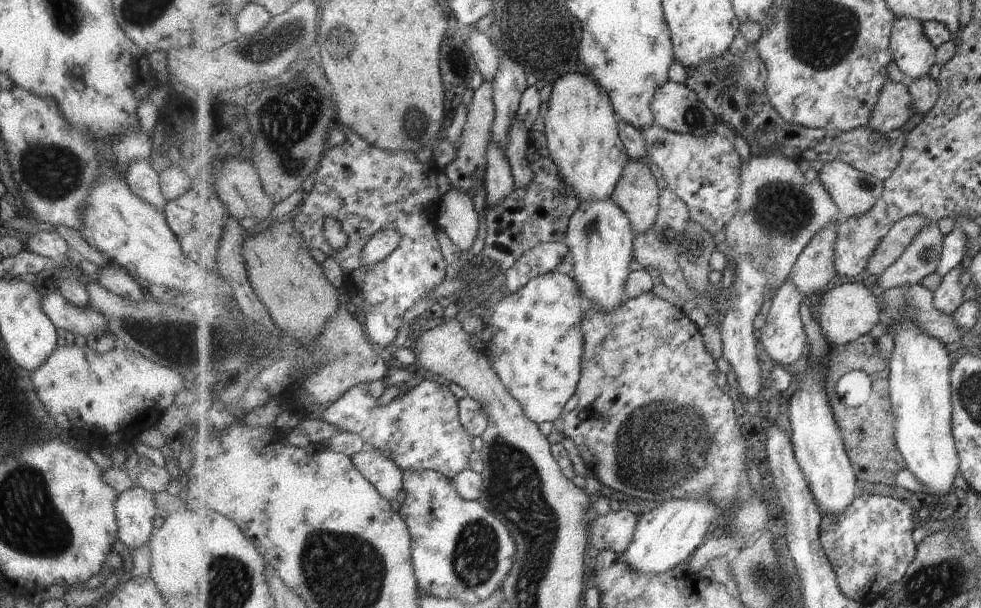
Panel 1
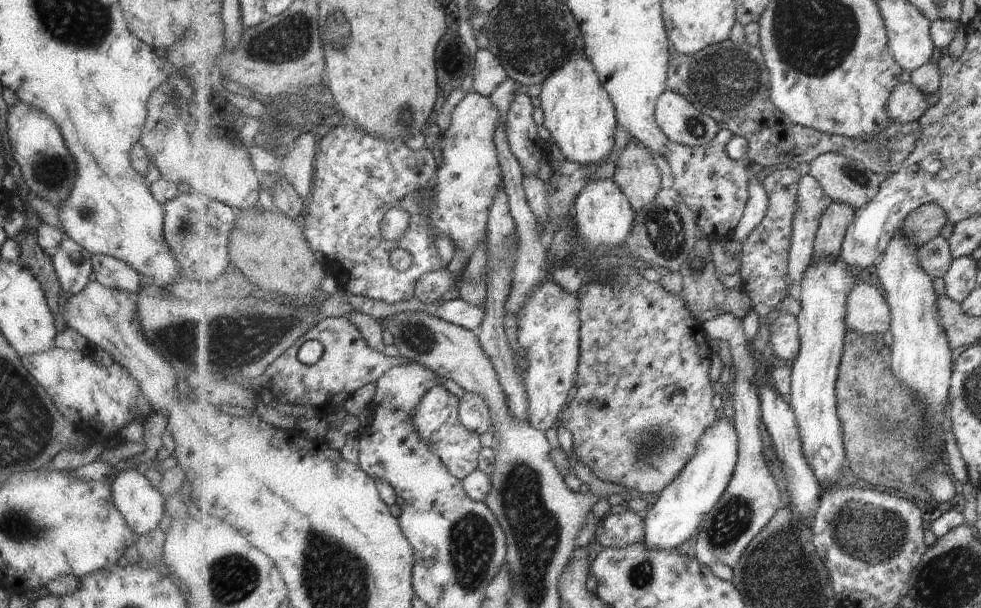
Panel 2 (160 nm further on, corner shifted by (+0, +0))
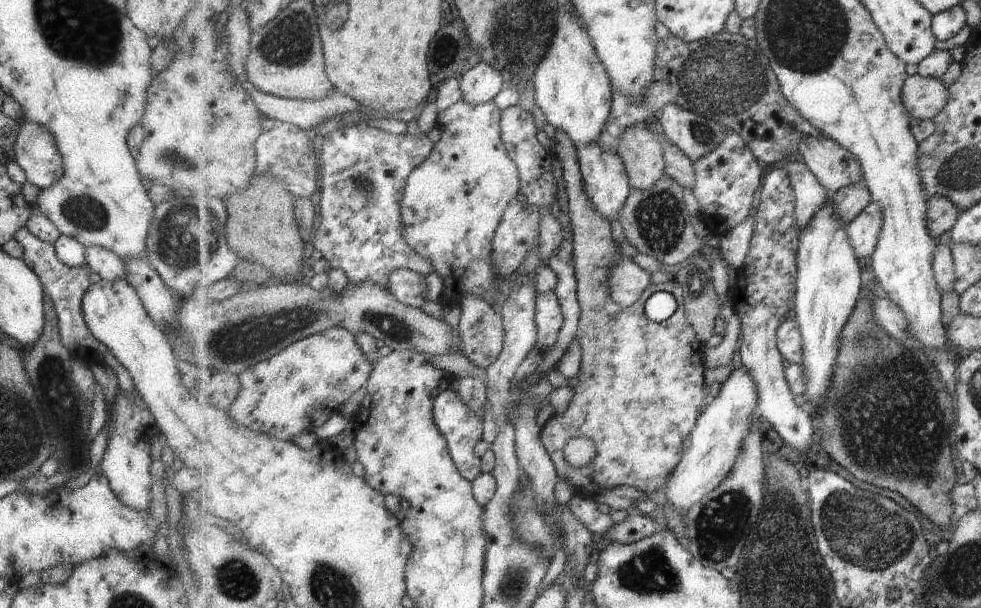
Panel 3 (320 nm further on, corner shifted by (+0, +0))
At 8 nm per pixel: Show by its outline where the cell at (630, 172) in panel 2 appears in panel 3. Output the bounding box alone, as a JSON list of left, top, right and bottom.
[618,124,666,190]

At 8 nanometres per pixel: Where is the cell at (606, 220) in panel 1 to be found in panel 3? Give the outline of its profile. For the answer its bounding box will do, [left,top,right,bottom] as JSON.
[578,144,632,224]

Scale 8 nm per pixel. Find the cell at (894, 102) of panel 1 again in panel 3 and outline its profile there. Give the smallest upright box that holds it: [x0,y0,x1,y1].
[902,73,949,120]

